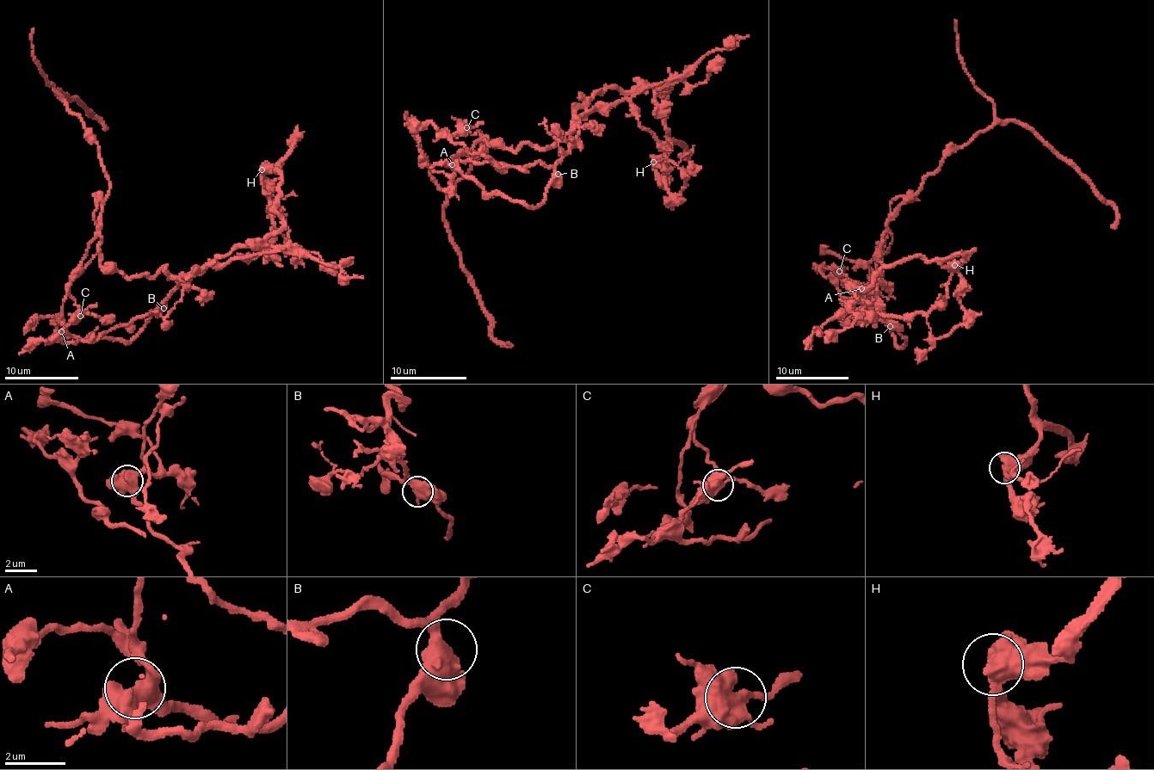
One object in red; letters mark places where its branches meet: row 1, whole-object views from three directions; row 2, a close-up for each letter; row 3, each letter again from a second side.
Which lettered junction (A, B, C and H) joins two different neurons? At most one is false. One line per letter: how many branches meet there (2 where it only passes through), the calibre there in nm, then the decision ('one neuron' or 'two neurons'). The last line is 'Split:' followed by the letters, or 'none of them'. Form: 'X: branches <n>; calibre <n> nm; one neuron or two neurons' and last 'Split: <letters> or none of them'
A: branches 3; calibre 500 nm; one neuron
B: branches 3; calibre 500 nm; one neuron
C: branches 3; calibre 550 nm; one neuron
H: branches 3; calibre 550 nm; two neurons
Split: H

